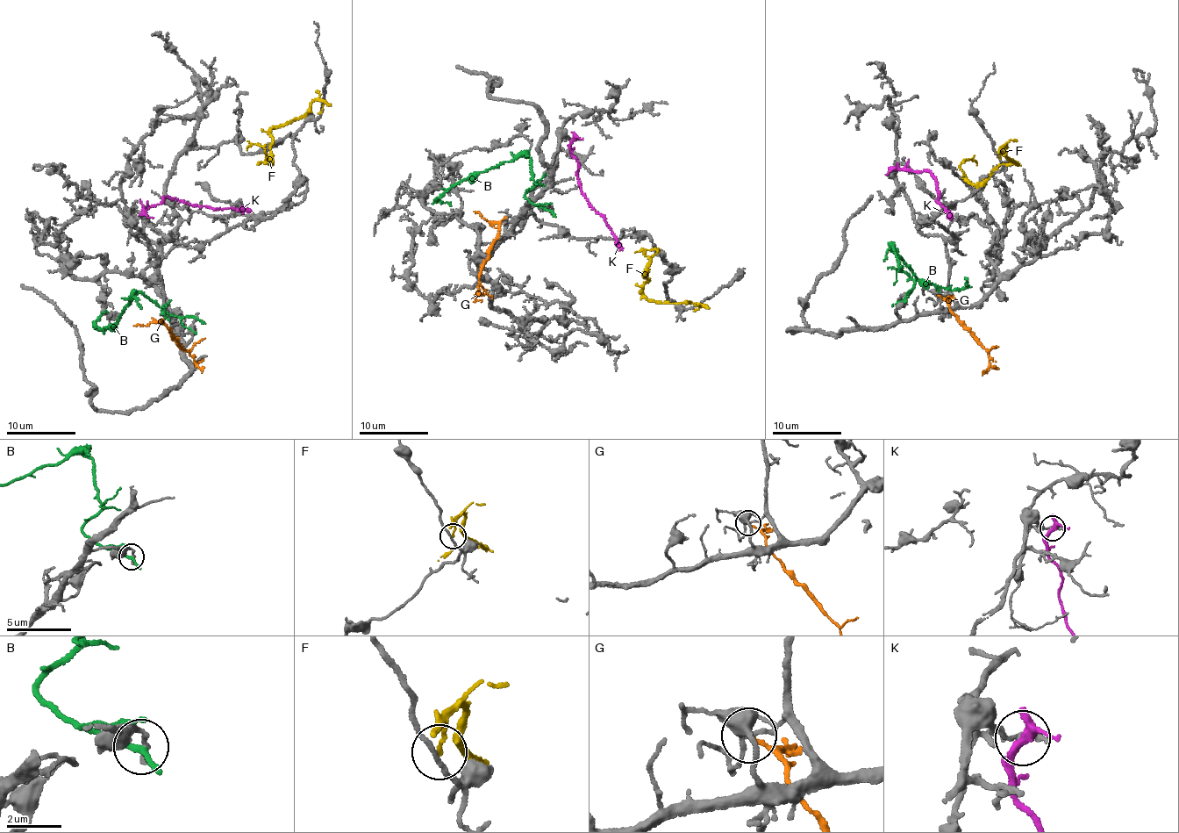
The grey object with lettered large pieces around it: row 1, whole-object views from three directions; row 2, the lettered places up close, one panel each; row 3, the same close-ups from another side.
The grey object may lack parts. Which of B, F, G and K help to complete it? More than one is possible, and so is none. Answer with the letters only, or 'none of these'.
none of these

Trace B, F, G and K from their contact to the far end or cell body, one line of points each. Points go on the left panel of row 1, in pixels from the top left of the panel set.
B: (196, 318), (167, 313), (161, 310), (163, 306), (139, 292), (113, 324), (99, 330), (95, 320), (108, 312)
F: (319, 111), (324, 103), (315, 100), (303, 115), (273, 128), (271, 161), (263, 148), (252, 143), (246, 150)
G: (161, 319), (194, 357), (194, 362), (200, 369), (204, 368)
K: (143, 210), (169, 197), (217, 210), (234, 207), (251, 211)

